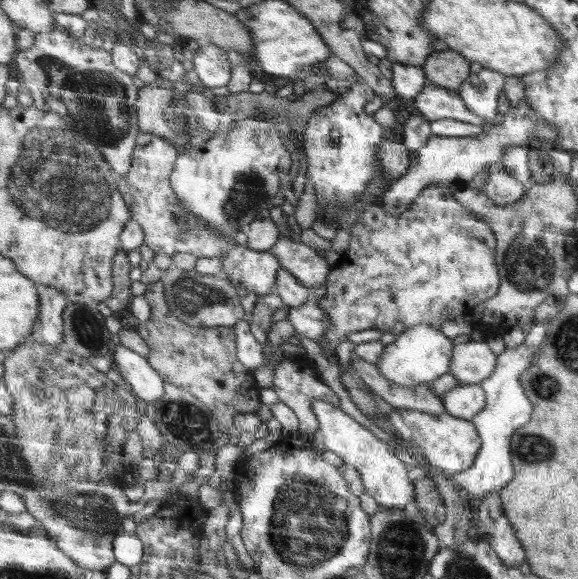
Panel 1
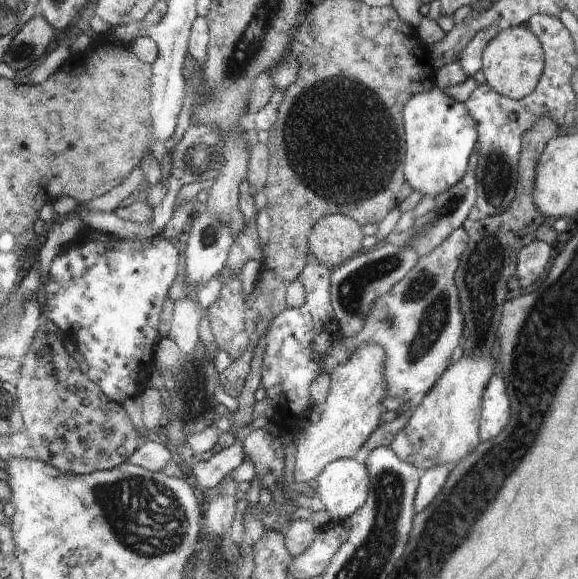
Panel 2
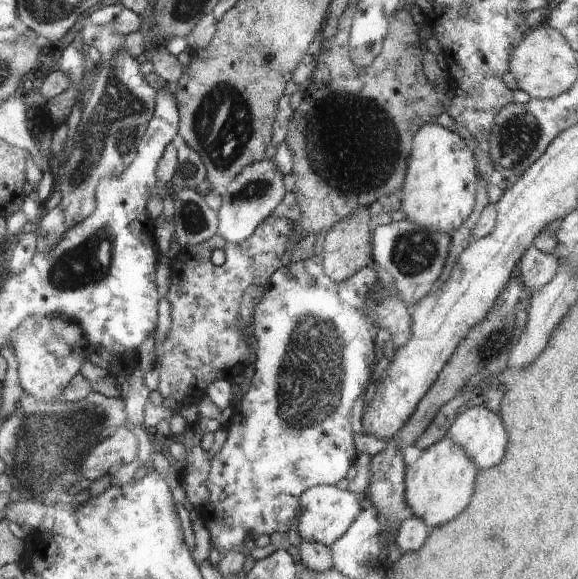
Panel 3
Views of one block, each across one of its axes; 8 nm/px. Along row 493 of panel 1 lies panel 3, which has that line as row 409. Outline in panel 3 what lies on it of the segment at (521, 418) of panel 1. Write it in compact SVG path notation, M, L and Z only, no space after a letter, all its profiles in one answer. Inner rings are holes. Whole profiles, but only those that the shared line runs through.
M484 405L460 412L447 431L447 435L452 438L452 442L456 442L466 452L466 456L474 462L477 470L486 470L490 466L496 466L502 460L506 452L506 444L508 444L505 422L502 422L499 413L494 414L494 411L488 410Z

